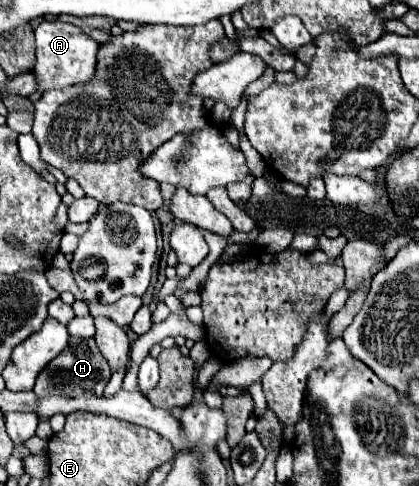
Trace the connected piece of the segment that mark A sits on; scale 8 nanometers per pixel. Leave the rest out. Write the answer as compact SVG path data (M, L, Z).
M59 19L41 21L35 29L37 39L37 59L33 65L33 75L37 75L37 93L47 93L49 89L71 87L77 83L85 83L93 77L97 65L99 43L85 35L79 27L71 23L63 23Z

